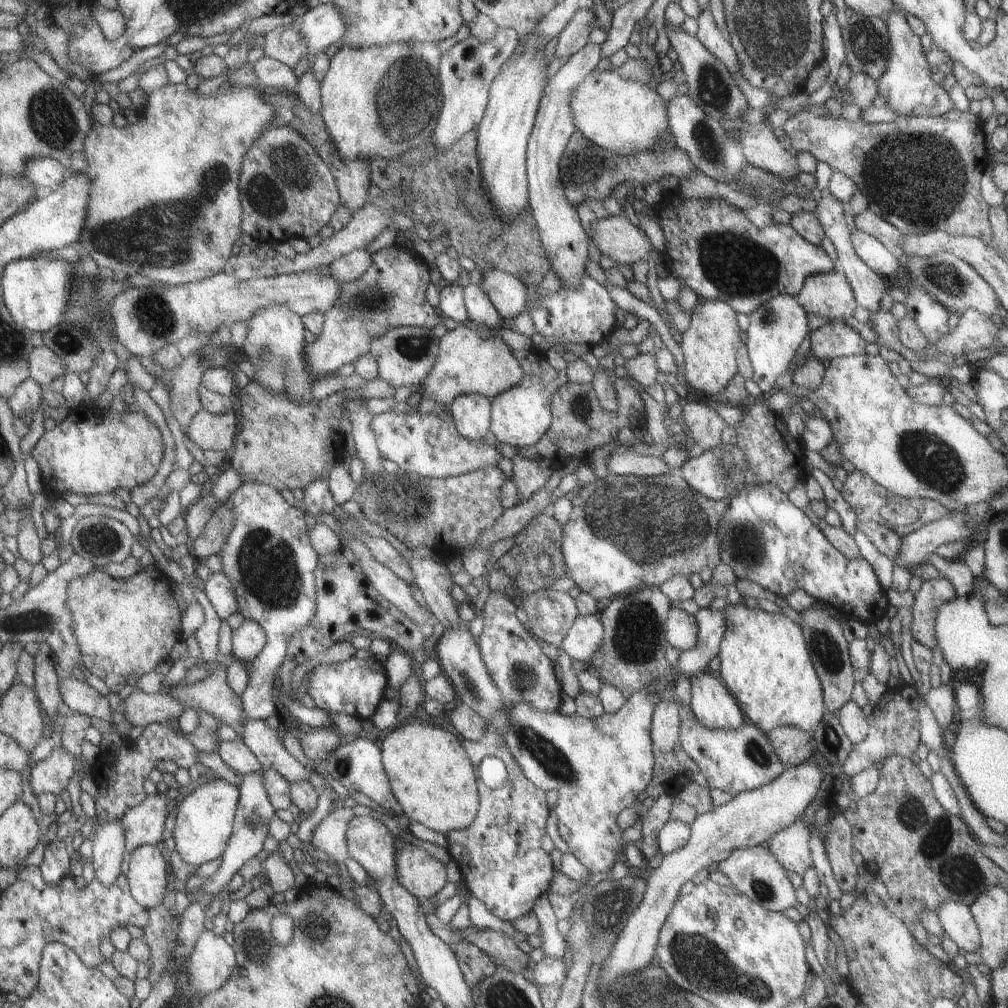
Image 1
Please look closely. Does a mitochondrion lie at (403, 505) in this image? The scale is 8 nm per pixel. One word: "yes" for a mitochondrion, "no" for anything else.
yes

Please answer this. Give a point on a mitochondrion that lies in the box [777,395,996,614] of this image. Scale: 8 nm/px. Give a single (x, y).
(924, 453)

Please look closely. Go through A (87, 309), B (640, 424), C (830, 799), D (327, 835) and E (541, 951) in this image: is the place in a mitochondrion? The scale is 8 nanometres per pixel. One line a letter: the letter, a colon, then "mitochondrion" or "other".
A: mitochondrion
B: other
C: other
D: other
E: other

